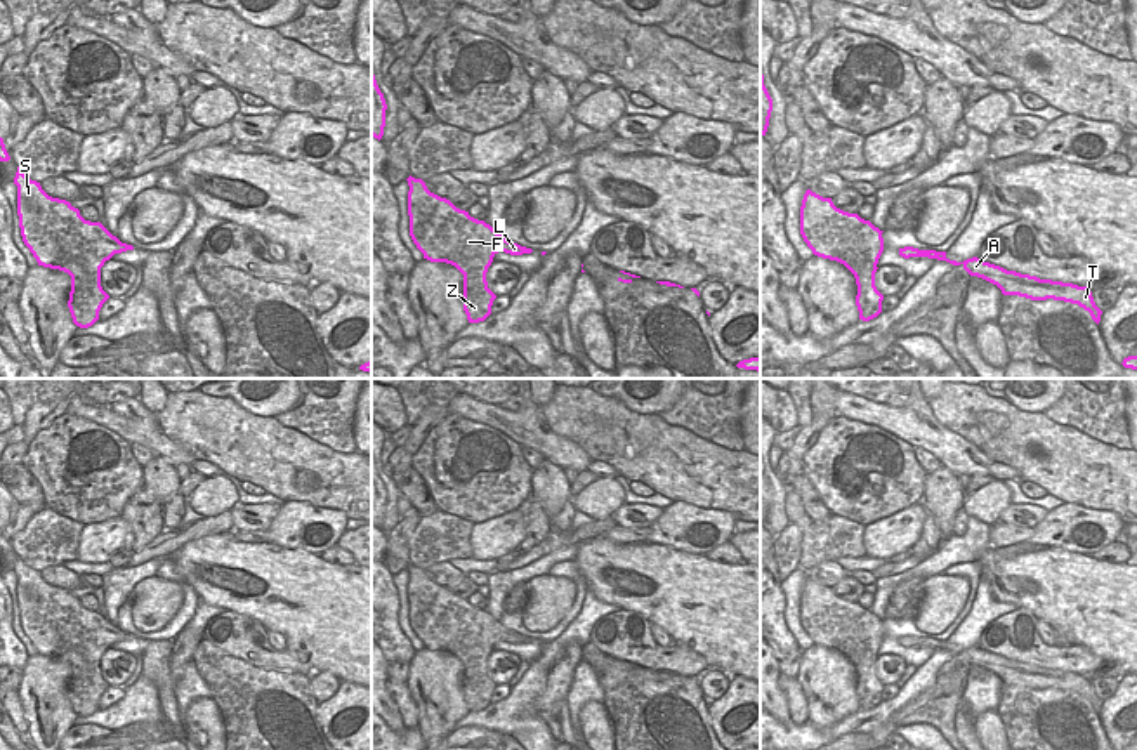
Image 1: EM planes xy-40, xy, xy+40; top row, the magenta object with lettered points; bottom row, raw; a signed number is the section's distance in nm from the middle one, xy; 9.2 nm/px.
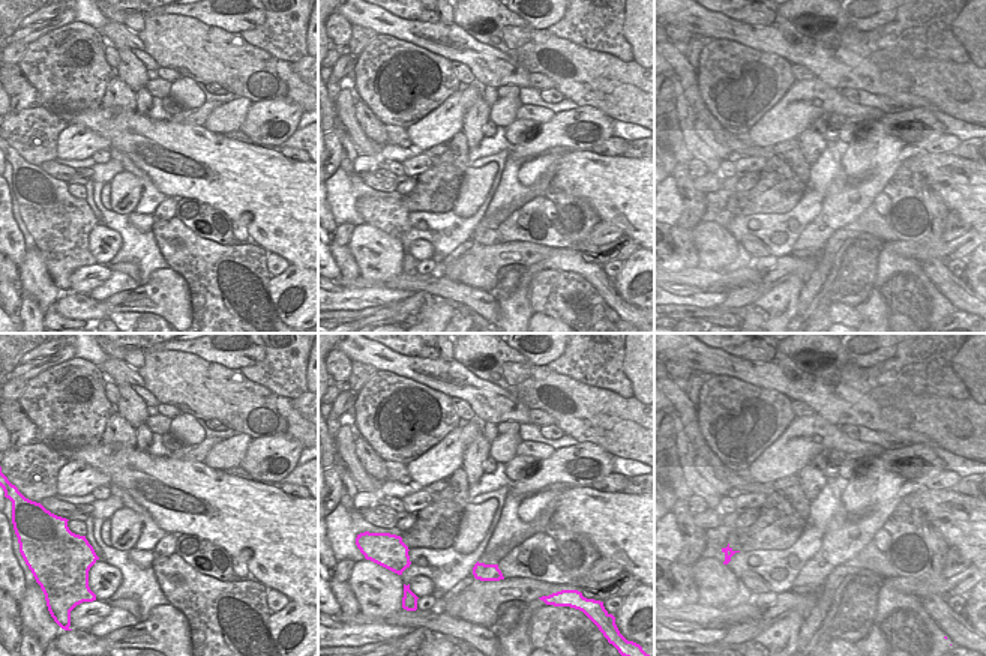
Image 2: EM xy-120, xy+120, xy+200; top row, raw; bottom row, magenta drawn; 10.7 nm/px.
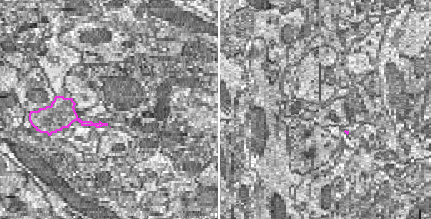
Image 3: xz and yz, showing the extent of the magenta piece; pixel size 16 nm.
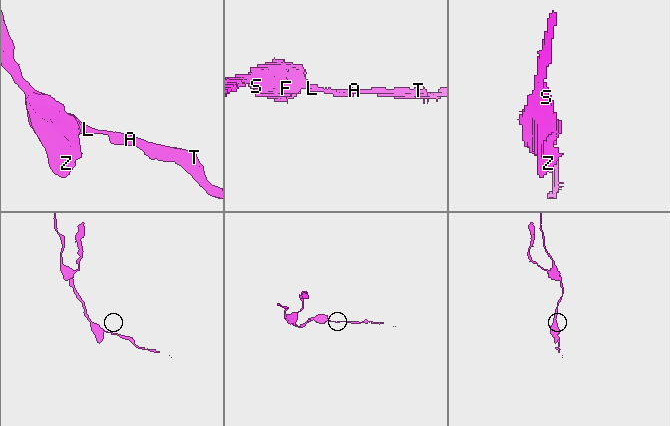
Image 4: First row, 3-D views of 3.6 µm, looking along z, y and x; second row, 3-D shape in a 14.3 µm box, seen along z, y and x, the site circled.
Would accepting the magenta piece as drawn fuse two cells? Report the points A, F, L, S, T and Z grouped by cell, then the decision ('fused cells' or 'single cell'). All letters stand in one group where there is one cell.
A F L S T Z; single cell

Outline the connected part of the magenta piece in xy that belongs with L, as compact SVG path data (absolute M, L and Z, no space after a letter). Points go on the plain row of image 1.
M408 566L410 625L424 648L446 651L463 663L463 700L469 712L491 703L496 684L488 677L486 661L498 641L531 642L531 637L505 628L484 609L430 582L422 568Z

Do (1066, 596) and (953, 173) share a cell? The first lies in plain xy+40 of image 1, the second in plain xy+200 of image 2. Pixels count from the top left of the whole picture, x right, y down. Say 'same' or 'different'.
same

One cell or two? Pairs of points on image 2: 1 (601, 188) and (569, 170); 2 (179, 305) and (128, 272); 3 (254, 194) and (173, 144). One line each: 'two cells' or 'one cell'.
1: one cell
2: two cells
3: one cell

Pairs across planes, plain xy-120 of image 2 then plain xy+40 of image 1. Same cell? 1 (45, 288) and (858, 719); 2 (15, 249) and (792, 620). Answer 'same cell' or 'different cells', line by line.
1: different cells
2: different cells

